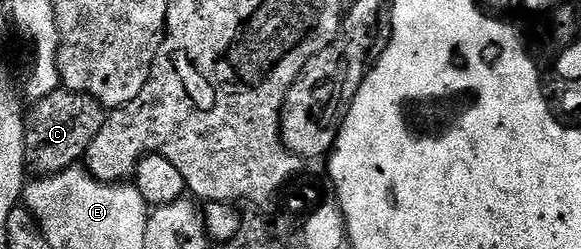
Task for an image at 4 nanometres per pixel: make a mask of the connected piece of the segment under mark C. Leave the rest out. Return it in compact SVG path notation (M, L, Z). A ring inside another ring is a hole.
M58 89L36 100L25 115L25 162L34 176L44 177L76 167L84 160L91 141L107 118L106 108L95 97Z

